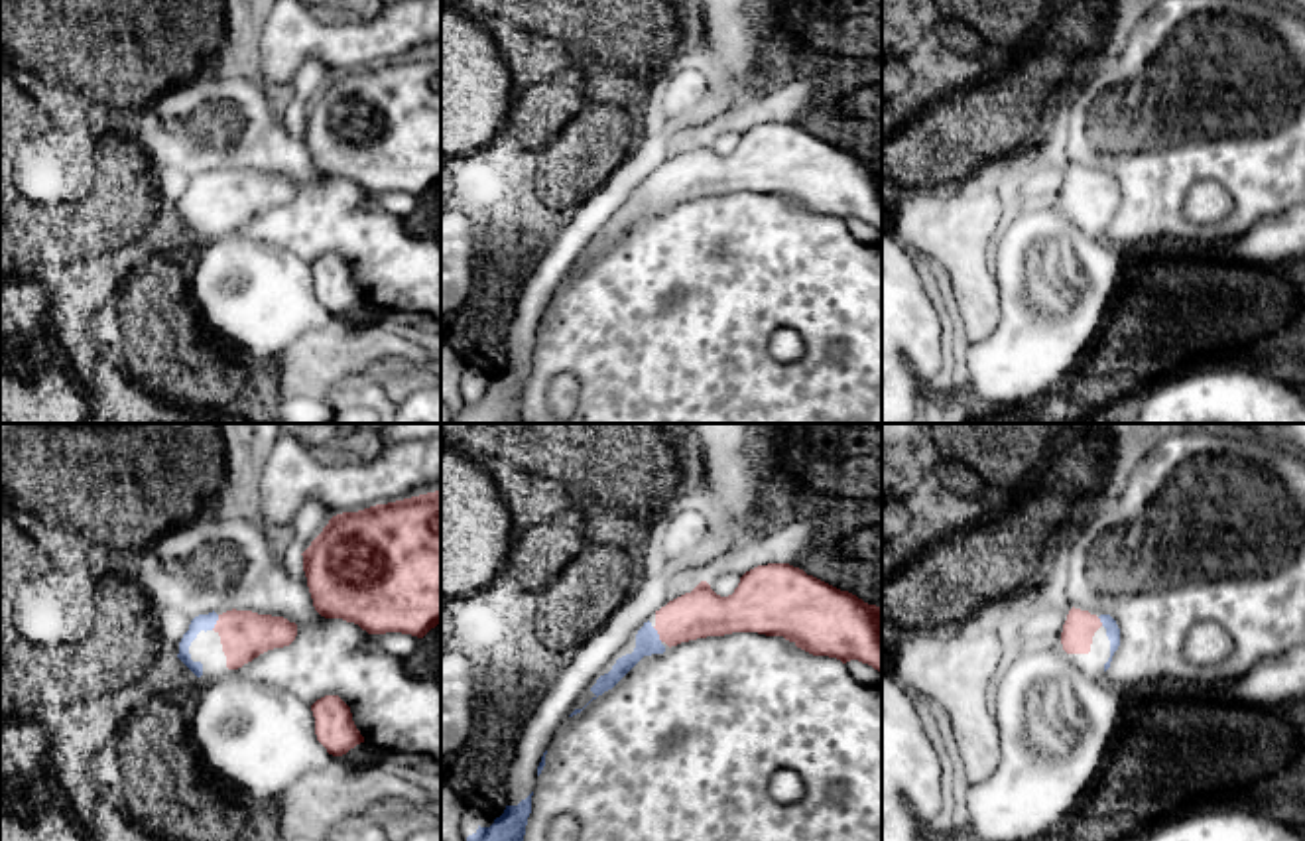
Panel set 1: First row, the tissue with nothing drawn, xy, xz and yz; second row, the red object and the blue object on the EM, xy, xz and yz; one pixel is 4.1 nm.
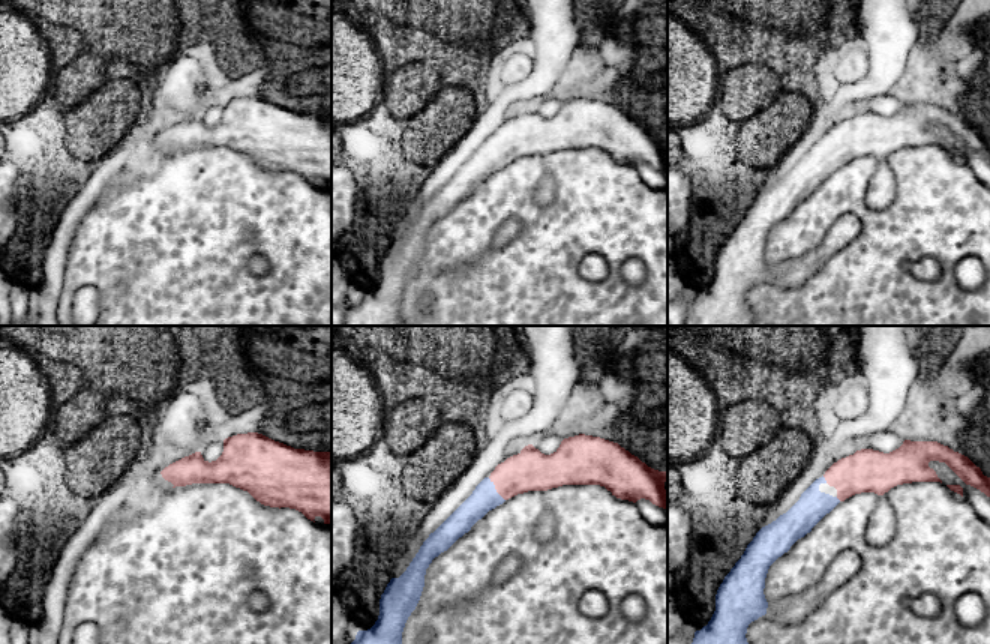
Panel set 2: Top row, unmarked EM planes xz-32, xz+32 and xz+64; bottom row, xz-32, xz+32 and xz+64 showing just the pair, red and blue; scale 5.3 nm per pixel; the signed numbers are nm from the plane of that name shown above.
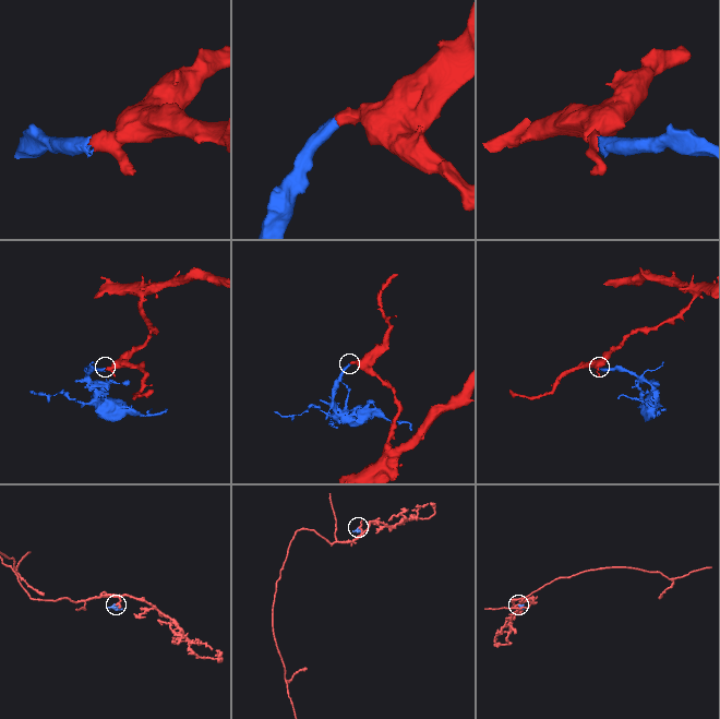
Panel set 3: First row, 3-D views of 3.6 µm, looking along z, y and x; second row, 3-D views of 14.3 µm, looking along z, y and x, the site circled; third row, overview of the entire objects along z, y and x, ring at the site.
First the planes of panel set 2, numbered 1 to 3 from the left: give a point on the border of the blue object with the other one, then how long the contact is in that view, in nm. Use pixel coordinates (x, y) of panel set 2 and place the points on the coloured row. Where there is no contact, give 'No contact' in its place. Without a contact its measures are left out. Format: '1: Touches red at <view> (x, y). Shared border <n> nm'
1: No contact
2: Touches red at xz+32 (495, 488). Shared border 160 nm
3: Touches red at xz+64 (825, 479). Shared border 50 nm

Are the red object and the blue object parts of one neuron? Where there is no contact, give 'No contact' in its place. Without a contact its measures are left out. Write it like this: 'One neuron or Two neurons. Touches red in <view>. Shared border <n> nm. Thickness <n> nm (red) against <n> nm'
One neuron. Touches red in xy. Shared border 70 nm. Thickness 200 nm (red) against 70 nm

